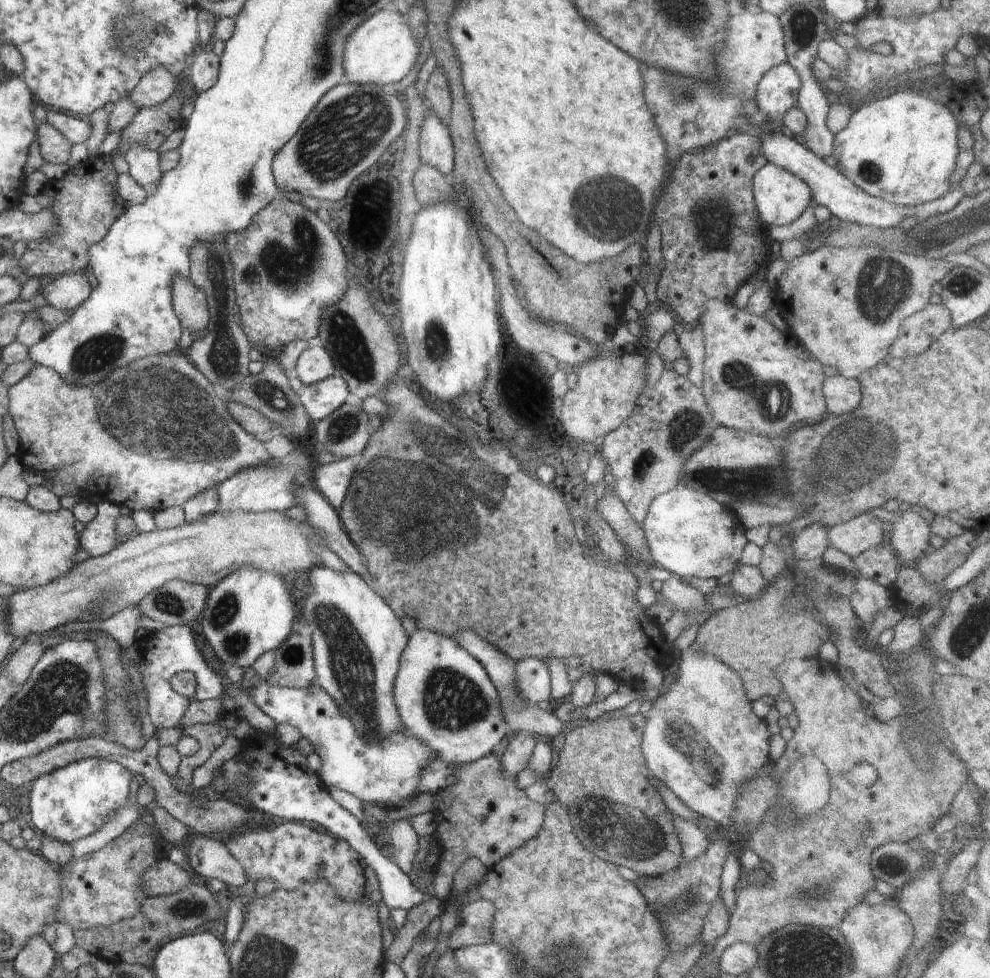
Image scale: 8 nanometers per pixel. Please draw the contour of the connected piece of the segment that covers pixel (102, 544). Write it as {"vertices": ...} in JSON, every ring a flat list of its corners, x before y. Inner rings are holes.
{"vertices":[[100,501,97,505,96,518,84,526,80,532,80,542,91,557,108,555,116,546,116,516,118,508,108,502]]}

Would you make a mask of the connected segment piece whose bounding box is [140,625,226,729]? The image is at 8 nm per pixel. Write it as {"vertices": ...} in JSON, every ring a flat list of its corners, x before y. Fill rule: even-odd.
{"vertices":[[166,625,162,630,160,631,153,631,150,635,144,638,143,644,141,645,142,650,142,658,144,658,144,688,146,689,146,699,148,700,148,706,149,706,149,714,150,714,150,720,152,721,152,724,154,724,154,727,156,729,160,728,174,728,180,724,180,720,182,720,182,716,185,716,186,710,188,710,191,702,195,699,196,701,206,701,206,700,213,700,214,698,219,698,221,695,225,693,226,687,222,685,222,678,218,674,218,672,211,666,208,666,206,663,206,660,202,654,202,651,198,652,198,646,196,644,195,638,193,637,193,634,191,632,191,629,188,625],[181,672,192,672,194,676,196,677,196,692,193,696,193,698,181,696,180,694,177,694,170,685,170,678,174,676,174,674,178,674]]}

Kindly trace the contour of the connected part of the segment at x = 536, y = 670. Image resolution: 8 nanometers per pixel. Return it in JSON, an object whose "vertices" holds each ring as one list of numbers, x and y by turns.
{"vertices":[[534,656,516,662,514,684,518,696,528,704,548,701,551,692,551,677,547,662]]}

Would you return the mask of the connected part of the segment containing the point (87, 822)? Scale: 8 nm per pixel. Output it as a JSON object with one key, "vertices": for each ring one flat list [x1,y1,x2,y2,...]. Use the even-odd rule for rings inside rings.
{"vertices":[[102,757,82,758,78,762,72,762,65,768,58,768,54,772,48,772,36,778,28,785,30,790,30,825,39,835,60,840,72,844,94,834,98,828,102,828,106,818,114,814,118,808,122,808,128,802,130,795,130,782,134,778,133,773,122,766,120,762,114,762]]}

